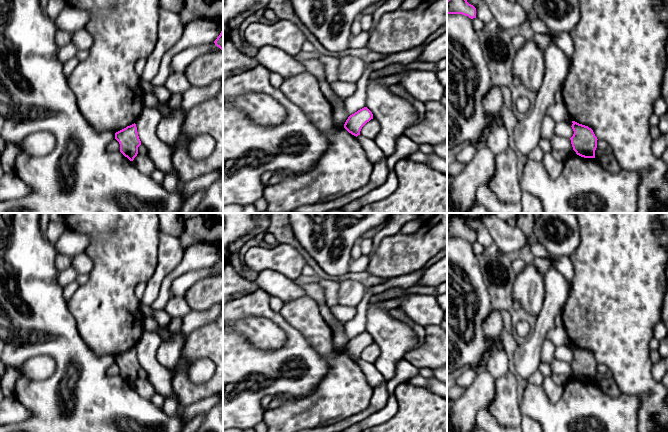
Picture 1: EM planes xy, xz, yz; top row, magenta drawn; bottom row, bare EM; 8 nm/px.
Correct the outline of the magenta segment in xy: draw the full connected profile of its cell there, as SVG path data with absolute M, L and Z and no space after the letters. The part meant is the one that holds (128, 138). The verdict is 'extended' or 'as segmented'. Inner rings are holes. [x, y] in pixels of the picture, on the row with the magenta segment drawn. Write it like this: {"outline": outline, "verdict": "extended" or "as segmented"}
{"outline": "M136 124L116 132L115 139L120 144L120 152L130 161L133 161L138 154L138 147L141 145Z", "verdict": "as segmented"}

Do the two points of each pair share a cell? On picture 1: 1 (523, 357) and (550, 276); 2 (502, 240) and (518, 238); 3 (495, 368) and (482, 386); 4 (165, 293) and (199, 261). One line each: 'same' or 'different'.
1: same
2: same
3: different
4: same

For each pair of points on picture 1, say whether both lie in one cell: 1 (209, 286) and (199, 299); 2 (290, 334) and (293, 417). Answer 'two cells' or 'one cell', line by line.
1: one cell
2: two cells

